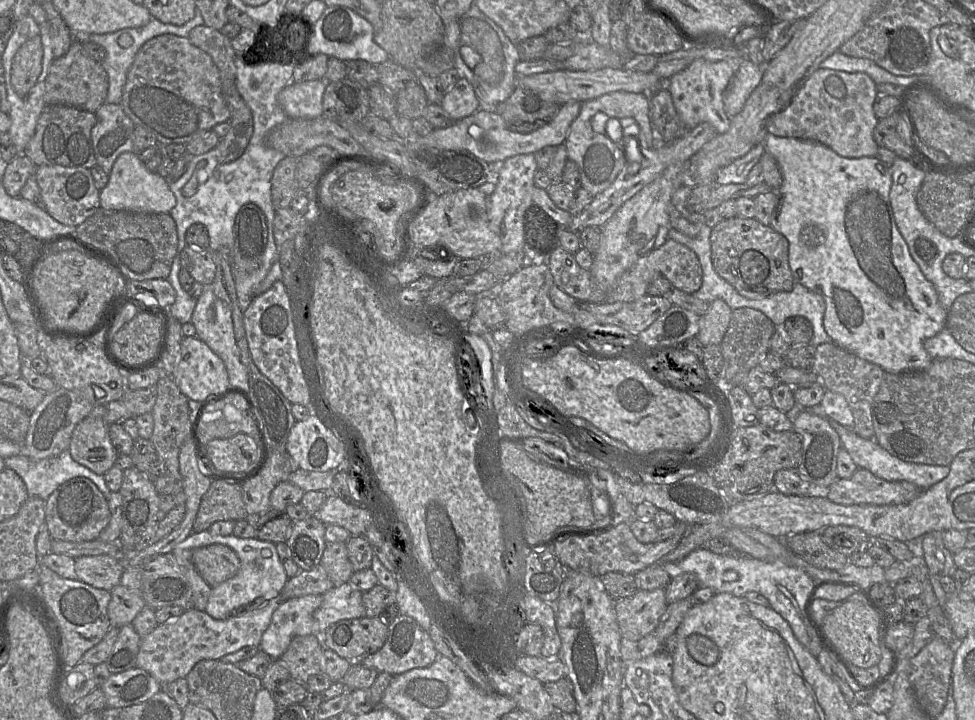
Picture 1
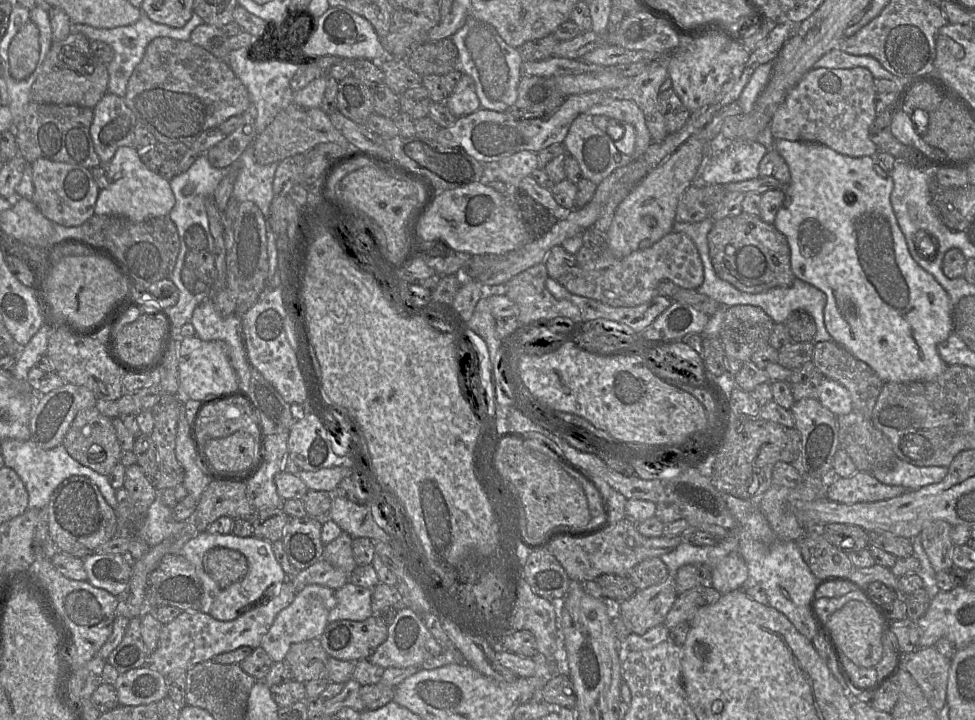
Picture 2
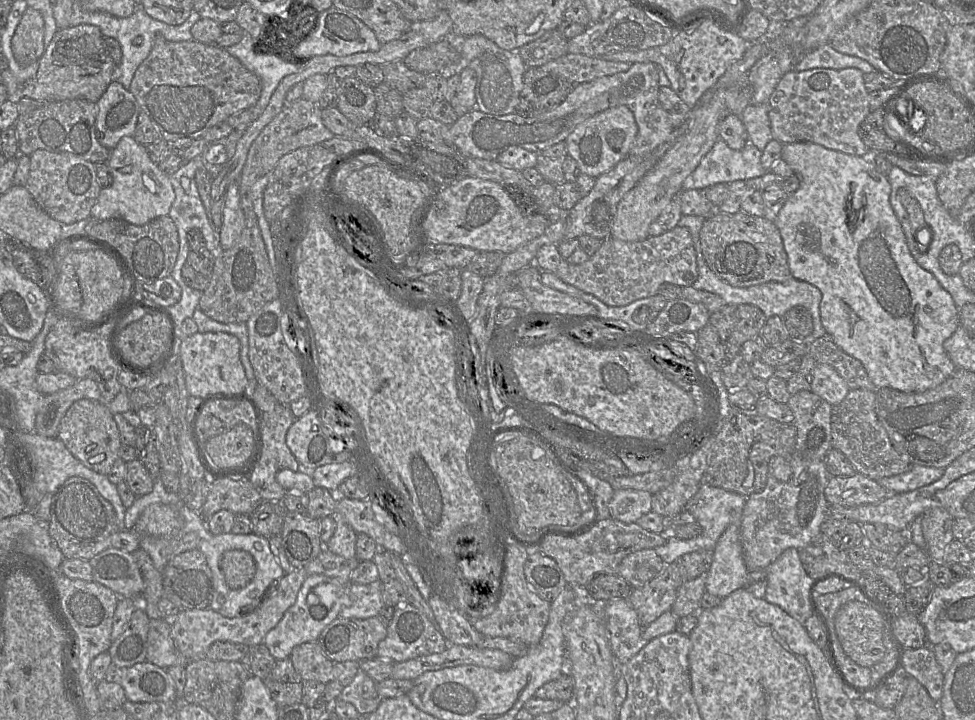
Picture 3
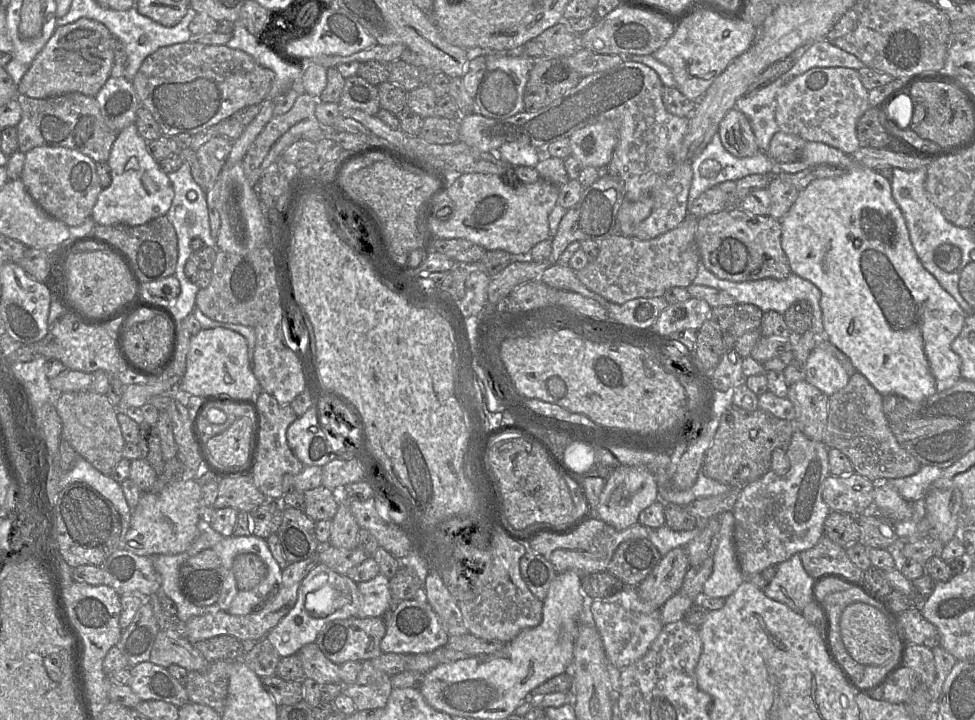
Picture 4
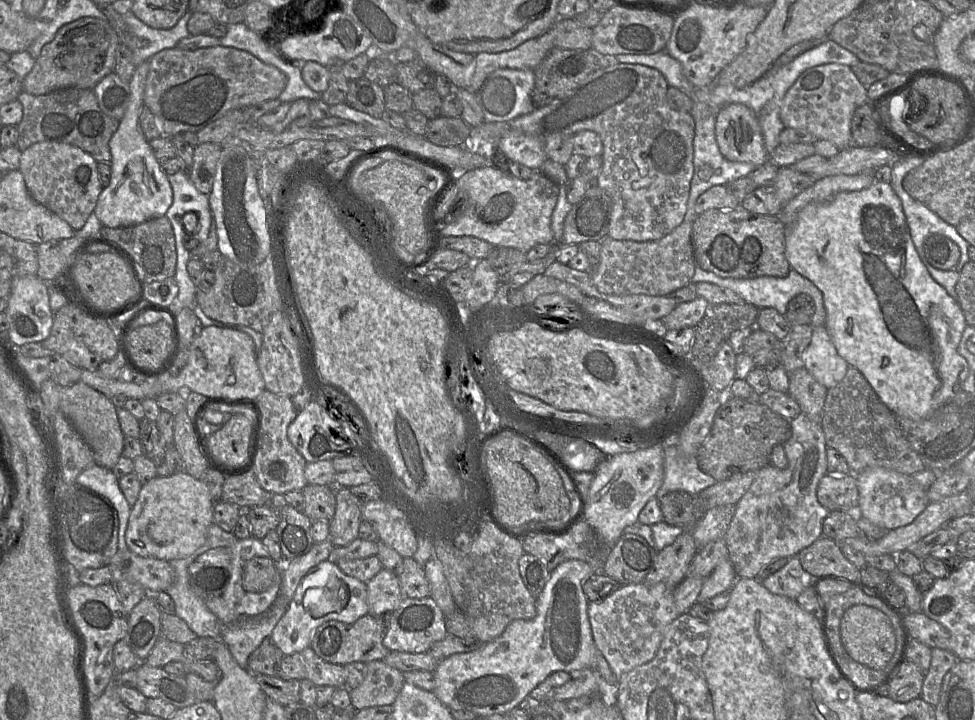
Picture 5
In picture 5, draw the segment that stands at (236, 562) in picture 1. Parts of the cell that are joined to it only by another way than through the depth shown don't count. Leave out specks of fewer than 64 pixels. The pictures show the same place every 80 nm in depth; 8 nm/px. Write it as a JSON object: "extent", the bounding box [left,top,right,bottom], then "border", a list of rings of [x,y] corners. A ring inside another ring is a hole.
{"extent":[242,557,276,593],"border":[[[253,557],[242,572],[242,587],[245,592],[259,593],[272,586],[276,574],[276,562],[272,558]]]}

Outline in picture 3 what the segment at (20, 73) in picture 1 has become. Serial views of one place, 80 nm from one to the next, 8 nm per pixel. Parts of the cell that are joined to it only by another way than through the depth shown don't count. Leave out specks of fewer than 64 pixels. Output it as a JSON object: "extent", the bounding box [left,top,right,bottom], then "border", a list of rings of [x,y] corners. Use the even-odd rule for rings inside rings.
{"extent":[11,8,44,66],"border":[[[27,8],[11,41],[15,61],[26,66],[40,62],[44,54],[44,20],[39,11]]]}

